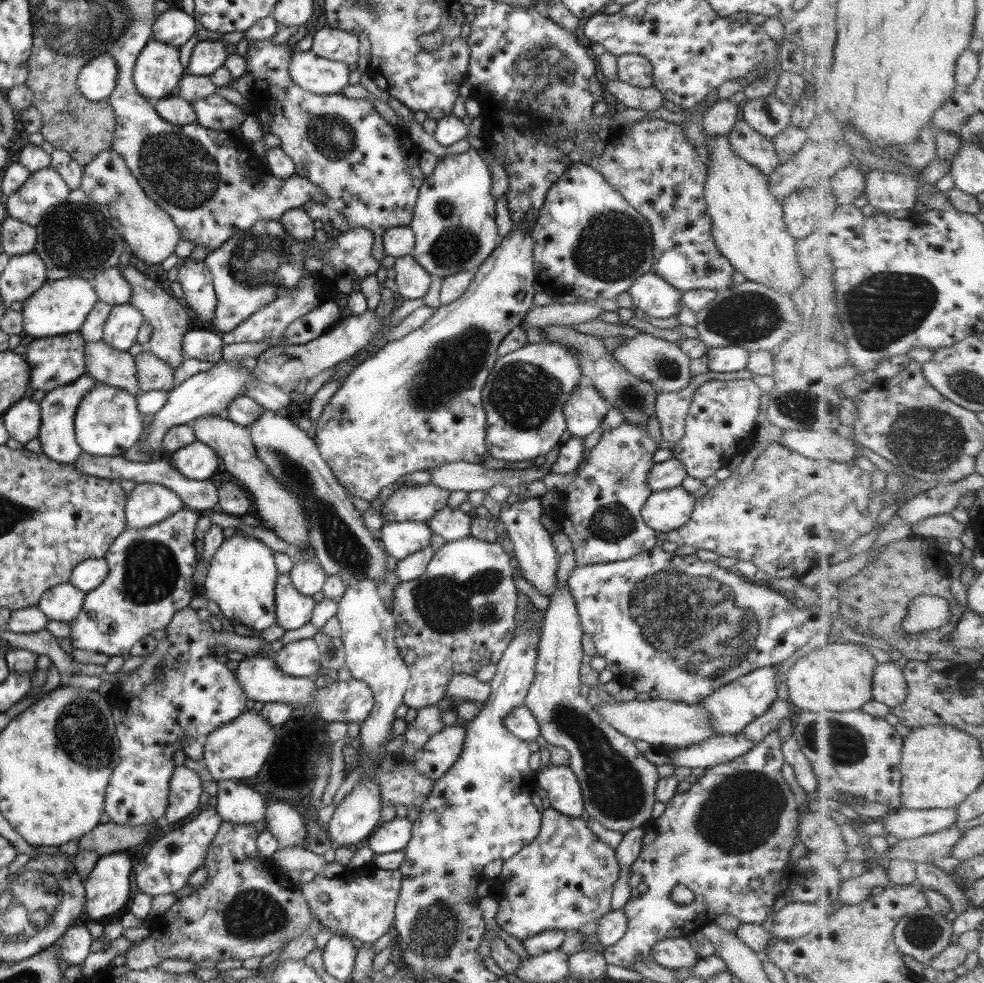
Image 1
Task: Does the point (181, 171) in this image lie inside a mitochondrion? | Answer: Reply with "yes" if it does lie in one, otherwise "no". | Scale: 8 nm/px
yes

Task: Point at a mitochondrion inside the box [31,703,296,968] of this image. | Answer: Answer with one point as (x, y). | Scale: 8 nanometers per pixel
(255, 915)

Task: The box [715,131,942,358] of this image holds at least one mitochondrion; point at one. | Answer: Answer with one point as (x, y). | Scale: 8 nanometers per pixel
(884, 308)

